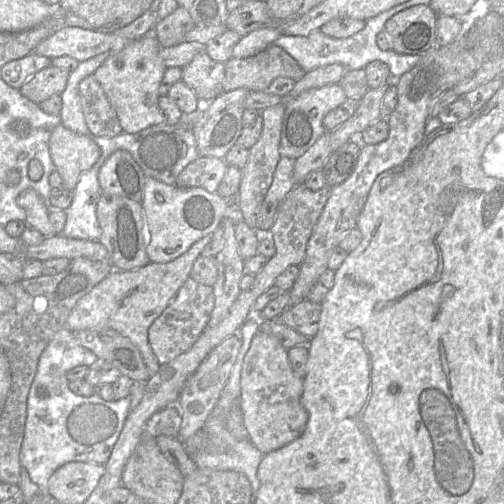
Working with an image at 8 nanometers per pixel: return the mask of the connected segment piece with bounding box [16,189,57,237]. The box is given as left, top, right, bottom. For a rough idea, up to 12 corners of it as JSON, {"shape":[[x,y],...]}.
{"shape":[[24,190],[16,202],[25,223],[44,237],[57,234],[49,207],[35,190]]}

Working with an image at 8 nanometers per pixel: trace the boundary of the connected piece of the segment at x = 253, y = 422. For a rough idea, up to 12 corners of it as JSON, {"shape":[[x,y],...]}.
{"shape":[[258,331],[242,364],[240,407],[261,453],[305,431],[288,350]]}

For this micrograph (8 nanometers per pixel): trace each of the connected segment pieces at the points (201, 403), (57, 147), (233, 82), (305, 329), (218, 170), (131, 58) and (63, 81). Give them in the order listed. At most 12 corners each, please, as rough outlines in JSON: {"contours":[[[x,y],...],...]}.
{"contours":[[[238,333],[208,354],[177,402],[183,445],[203,430],[240,347]],[[62,123],[49,151],[63,187],[74,189],[101,154],[93,140]],[[274,44],[225,62],[224,92],[266,91],[307,72]],[[304,300],[277,318],[300,334],[317,334],[321,304]],[[199,156],[180,172],[175,185],[215,193],[227,165]],[[153,29],[93,73],[123,132],[166,122]],[[49,66],[36,72],[19,92],[40,104],[60,95],[67,70]]]}

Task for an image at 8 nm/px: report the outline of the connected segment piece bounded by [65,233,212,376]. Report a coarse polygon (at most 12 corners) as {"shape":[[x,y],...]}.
{"shape":[[204,236],[170,262],[113,270],[65,326],[118,331],[150,376],[148,329],[190,277]]}

